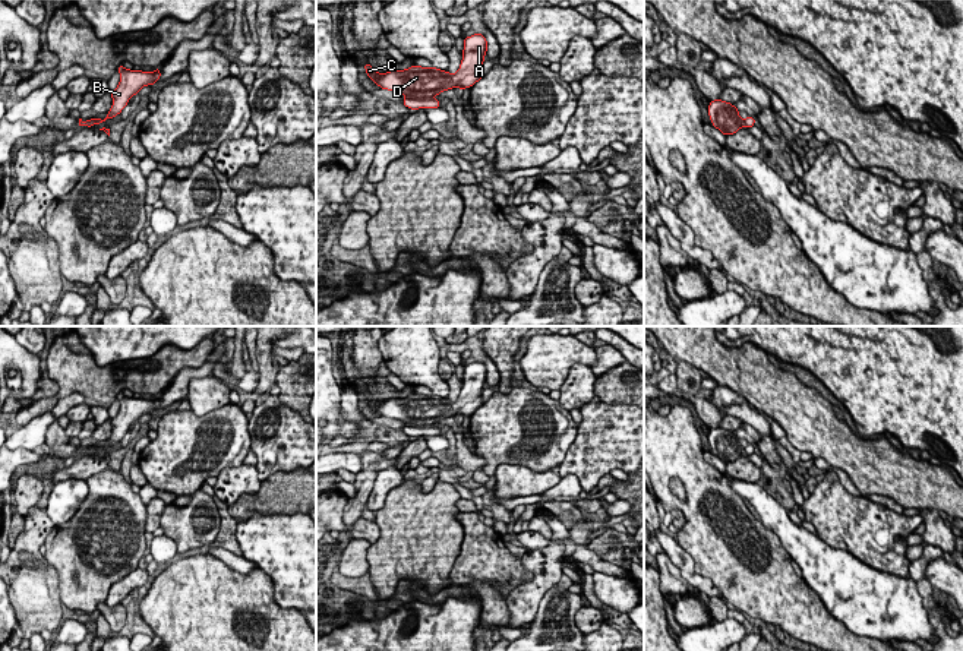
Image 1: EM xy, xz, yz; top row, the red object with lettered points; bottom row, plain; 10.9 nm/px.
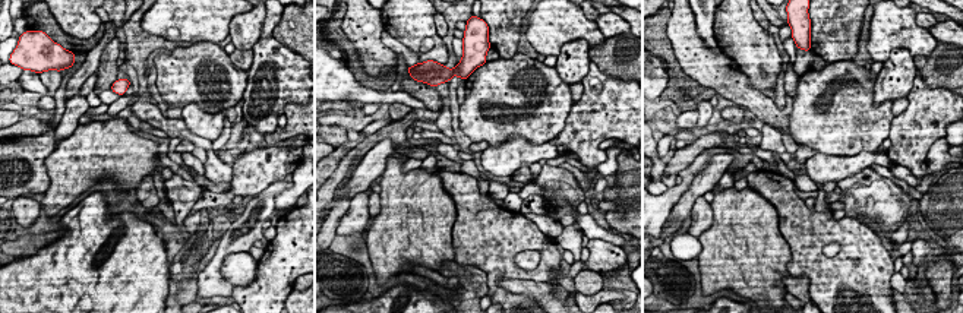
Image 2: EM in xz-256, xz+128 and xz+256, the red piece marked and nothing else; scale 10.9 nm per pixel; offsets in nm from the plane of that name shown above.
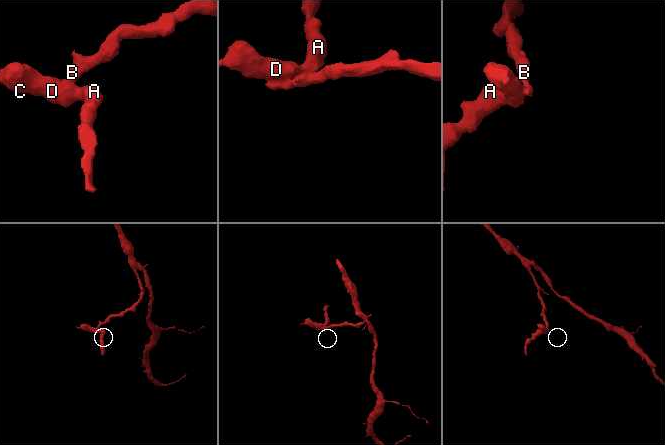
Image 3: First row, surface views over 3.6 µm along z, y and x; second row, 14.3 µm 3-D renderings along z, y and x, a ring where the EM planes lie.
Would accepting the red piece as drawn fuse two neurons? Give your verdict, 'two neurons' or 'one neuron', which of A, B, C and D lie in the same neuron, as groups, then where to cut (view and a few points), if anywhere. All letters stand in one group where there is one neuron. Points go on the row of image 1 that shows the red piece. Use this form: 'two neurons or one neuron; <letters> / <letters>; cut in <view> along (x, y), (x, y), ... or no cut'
two neurons; A C D / B; cut in xz along (407, 97), (419, 100)

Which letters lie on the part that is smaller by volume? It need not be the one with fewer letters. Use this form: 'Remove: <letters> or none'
Remove: A, C, D

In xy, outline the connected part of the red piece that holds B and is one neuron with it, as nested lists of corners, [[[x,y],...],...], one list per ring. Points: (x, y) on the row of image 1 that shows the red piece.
[[[120,64],[117,70],[120,72],[120,83],[111,91],[113,105],[104,120],[114,118],[129,104],[132,95],[138,95],[139,89],[146,85],[155,85],[161,78],[160,67],[154,72],[142,72],[133,69],[129,70]]]

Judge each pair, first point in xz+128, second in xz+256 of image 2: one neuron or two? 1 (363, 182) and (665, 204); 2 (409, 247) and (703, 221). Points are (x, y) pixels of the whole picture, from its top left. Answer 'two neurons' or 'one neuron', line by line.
1: one neuron
2: two neurons

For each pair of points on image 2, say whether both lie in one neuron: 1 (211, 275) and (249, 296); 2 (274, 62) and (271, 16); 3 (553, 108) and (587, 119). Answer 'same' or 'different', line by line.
1: different
2: same
3: different

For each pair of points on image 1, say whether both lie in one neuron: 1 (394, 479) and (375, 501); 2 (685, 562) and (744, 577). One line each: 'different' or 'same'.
1: same
2: different

